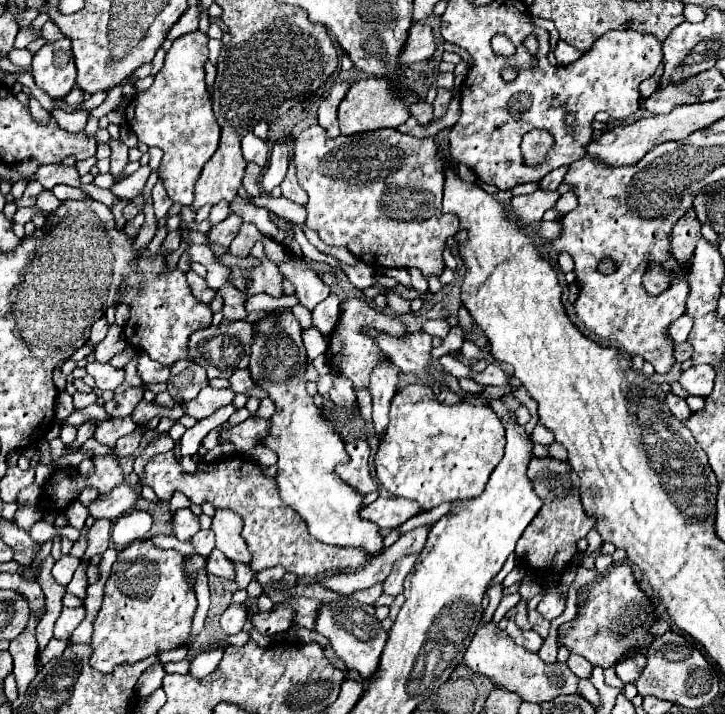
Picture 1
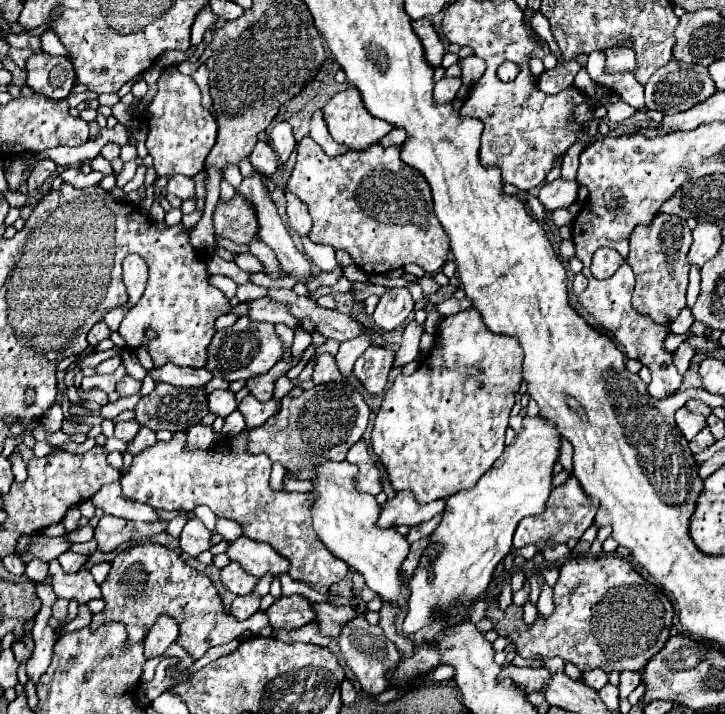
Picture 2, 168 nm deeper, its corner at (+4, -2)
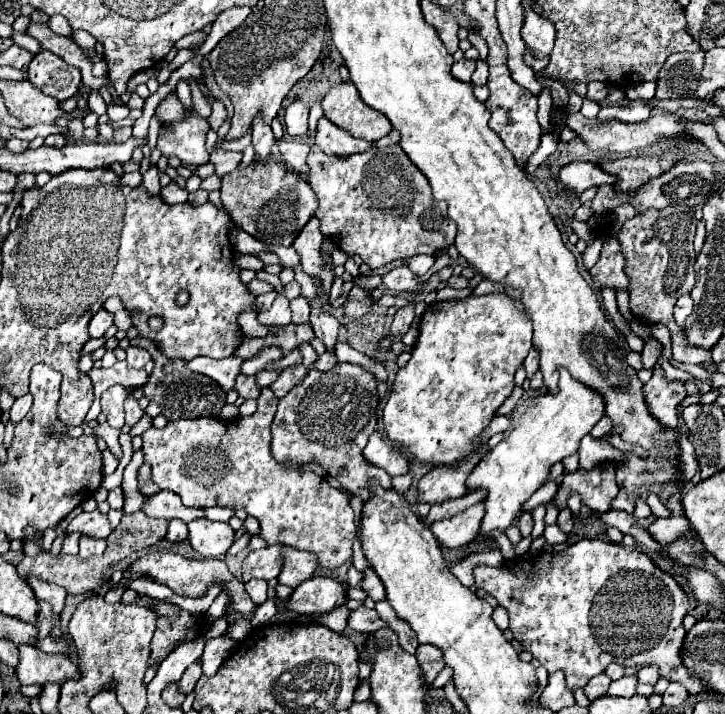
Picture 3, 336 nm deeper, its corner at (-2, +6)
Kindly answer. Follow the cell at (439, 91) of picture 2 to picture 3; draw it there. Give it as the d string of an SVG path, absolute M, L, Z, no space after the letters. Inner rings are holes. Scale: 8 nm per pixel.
M460 60L452 64L452 76L460 82L470 82L472 72L474 72L474 60Z

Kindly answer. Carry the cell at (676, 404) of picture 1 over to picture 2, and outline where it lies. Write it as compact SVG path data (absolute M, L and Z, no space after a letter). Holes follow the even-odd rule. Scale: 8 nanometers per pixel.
M686 406L676 412L676 424L686 440L692 440L702 428L706 428L706 418L702 414L690 412Z

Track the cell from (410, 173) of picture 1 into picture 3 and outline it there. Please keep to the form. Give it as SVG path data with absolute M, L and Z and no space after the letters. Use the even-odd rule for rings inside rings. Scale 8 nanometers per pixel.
M316 144L306 158L310 172L308 182L318 198L316 218L320 220L320 232L346 254L358 254L364 264L372 270L382 268L398 258L408 258L414 254L430 254L448 250L454 244L456 228L446 216L446 204L432 198L432 188L426 176L410 162L400 146L390 148L370 148L362 154L352 156L326 156Z

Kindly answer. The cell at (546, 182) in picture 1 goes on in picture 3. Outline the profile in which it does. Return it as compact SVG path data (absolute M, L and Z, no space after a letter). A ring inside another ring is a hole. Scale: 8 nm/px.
M630 100L620 106L604 106L598 114L598 120L620 120L620 122L640 122L650 116L650 108L642 100Z

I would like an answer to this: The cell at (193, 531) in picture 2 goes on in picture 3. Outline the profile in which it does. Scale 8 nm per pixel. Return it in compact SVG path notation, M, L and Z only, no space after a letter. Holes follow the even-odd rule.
M192 520L188 522L188 540L192 548L204 558L220 558L234 542L234 530L226 522Z

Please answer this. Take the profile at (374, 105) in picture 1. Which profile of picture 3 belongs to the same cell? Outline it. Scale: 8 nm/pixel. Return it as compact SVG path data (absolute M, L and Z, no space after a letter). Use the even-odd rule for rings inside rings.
M342 82L334 86L324 96L322 108L324 116L330 122L344 130L350 130L354 138L364 138L366 142L376 142L392 130L392 124L384 114L378 114L362 102L352 82Z

